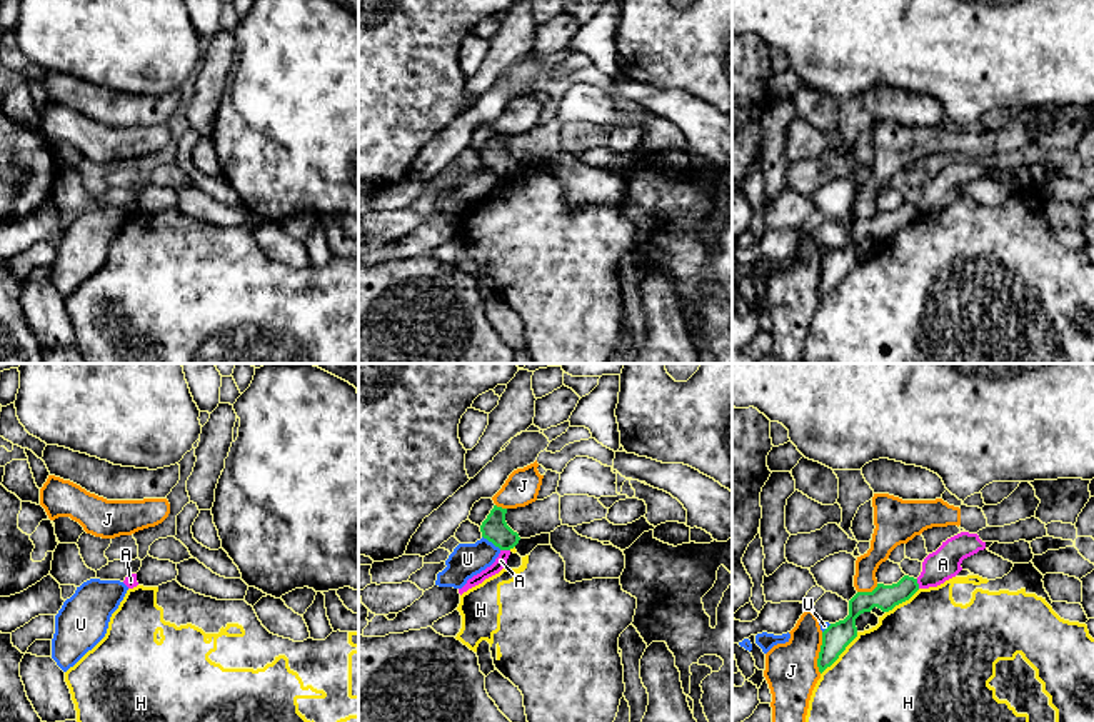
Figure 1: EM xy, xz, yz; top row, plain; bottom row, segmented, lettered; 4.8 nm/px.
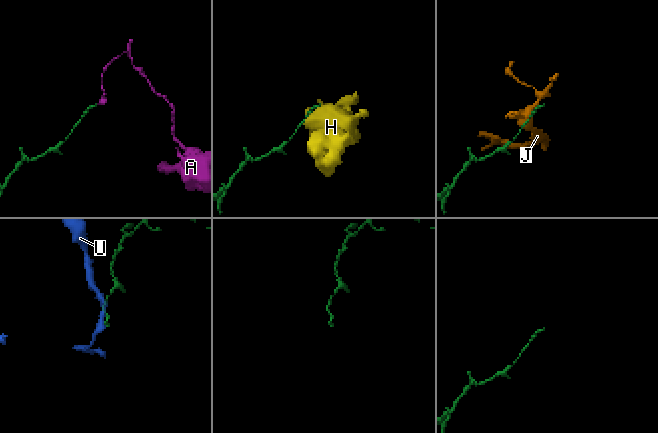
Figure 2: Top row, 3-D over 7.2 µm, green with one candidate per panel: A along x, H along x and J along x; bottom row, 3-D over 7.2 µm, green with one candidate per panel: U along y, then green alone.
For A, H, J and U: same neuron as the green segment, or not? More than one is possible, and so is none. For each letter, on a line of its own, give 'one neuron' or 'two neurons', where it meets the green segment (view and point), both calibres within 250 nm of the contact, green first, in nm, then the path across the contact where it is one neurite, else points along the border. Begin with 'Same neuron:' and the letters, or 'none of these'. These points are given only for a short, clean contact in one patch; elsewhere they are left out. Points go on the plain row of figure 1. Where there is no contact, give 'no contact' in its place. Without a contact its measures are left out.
Same neuron: none of these
A: two neurons; contact xz (506, 175); calibres 120 and 60 nm; border xz (501, 175), (509, 177)
H: two neurons; contact yz (841, 279); calibres 140 and 500 nm
J: two neurons; contact yz (819, 279); calibres 140 and 260 nm
U: two neurons; contact xz (492, 169); calibres 120 and 160 nm

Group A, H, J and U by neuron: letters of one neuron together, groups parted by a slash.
A / H / J / U

